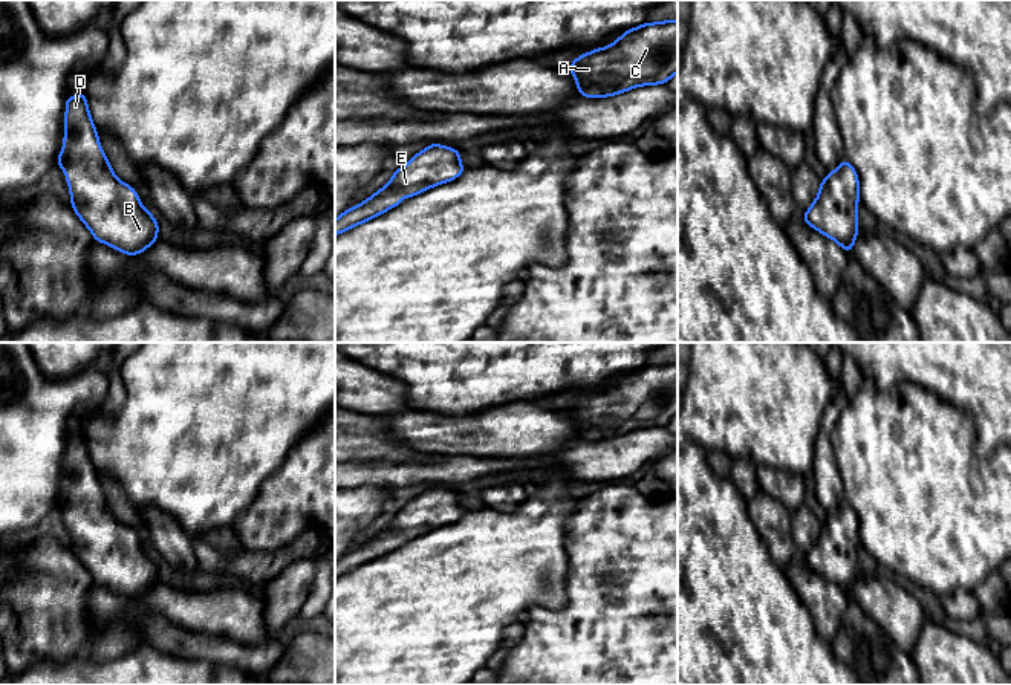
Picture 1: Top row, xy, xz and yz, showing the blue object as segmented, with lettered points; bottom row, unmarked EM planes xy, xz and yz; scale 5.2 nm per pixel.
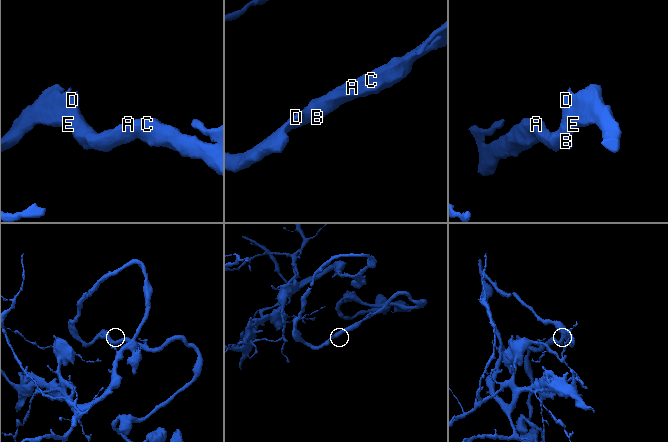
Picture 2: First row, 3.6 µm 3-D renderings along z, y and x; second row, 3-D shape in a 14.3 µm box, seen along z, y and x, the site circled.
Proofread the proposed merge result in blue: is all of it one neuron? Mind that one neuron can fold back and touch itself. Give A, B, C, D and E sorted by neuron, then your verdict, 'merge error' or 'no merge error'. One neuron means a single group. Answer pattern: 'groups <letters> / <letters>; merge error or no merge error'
groups A B C D E; no merge error

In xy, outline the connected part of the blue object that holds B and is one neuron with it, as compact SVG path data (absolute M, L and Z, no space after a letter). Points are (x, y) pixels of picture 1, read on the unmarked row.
M86 436L67 439L64 491L57 506L66 515L72 550L96 584L127 598L158 584L159 567L133 529L119 524L99 488Z

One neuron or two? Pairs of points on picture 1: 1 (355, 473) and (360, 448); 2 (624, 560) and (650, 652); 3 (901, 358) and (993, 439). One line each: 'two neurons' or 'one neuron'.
1: two neurons
2: one neuron
3: one neuron

